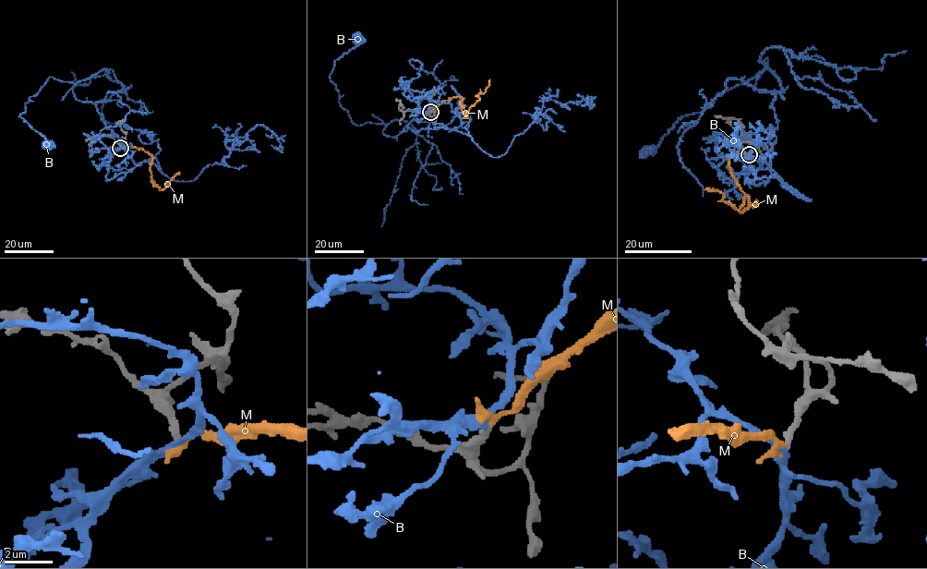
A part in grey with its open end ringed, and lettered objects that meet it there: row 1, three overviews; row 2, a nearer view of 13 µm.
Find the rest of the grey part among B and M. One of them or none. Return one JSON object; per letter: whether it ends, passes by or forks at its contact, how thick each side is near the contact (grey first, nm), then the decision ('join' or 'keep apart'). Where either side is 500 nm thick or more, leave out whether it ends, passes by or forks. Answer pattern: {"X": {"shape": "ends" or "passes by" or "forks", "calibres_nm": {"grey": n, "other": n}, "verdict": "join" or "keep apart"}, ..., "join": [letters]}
{"B": {"shape": "passes by", "calibres_nm": {"grey": 280, "other": 260}, "verdict": "join"}, "M": {"shape": "passes by", "calibres_nm": {"grey": 280, "other": 240}, "verdict": "keep apart"}, "join": ["B"]}

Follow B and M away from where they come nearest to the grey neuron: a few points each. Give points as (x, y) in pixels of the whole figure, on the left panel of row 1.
B: (121, 148), (108, 164), (130, 170), (95, 105), (50, 77), (19, 115), (49, 144)
M: (121, 148), (135, 146), (148, 152), (151, 157), (152, 182), (160, 189), (180, 173)

